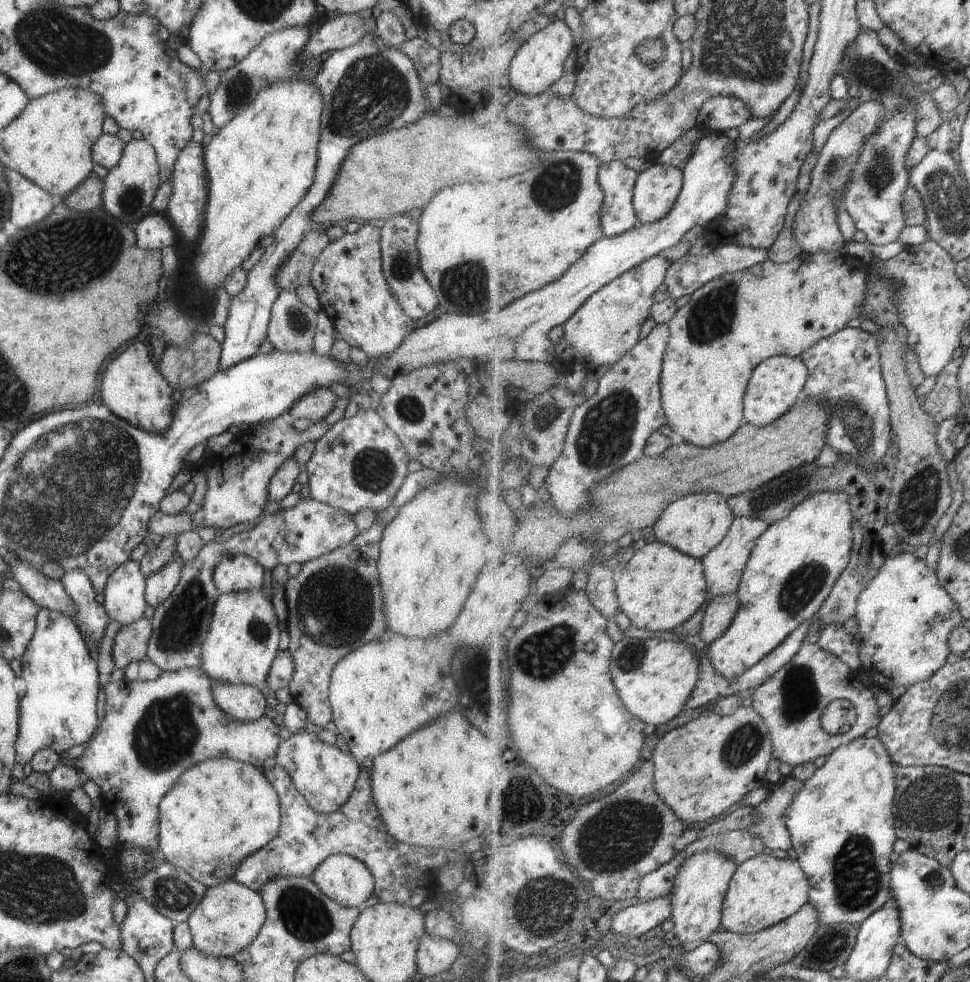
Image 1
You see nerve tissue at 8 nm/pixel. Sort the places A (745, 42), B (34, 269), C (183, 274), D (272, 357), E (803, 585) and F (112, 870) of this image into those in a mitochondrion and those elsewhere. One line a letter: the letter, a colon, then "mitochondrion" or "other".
A: mitochondrion
B: mitochondrion
C: other
D: other
E: mitochondrion
F: other

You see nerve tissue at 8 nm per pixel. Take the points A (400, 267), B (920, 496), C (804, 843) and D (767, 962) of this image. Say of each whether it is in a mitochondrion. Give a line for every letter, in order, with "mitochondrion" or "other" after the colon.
A: mitochondrion
B: mitochondrion
C: other
D: other

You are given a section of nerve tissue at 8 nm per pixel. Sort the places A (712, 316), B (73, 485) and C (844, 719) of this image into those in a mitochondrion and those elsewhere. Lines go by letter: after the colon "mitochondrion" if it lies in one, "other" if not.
A: mitochondrion
B: mitochondrion
C: other

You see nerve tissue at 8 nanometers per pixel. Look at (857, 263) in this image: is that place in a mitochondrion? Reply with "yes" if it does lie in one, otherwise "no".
no

